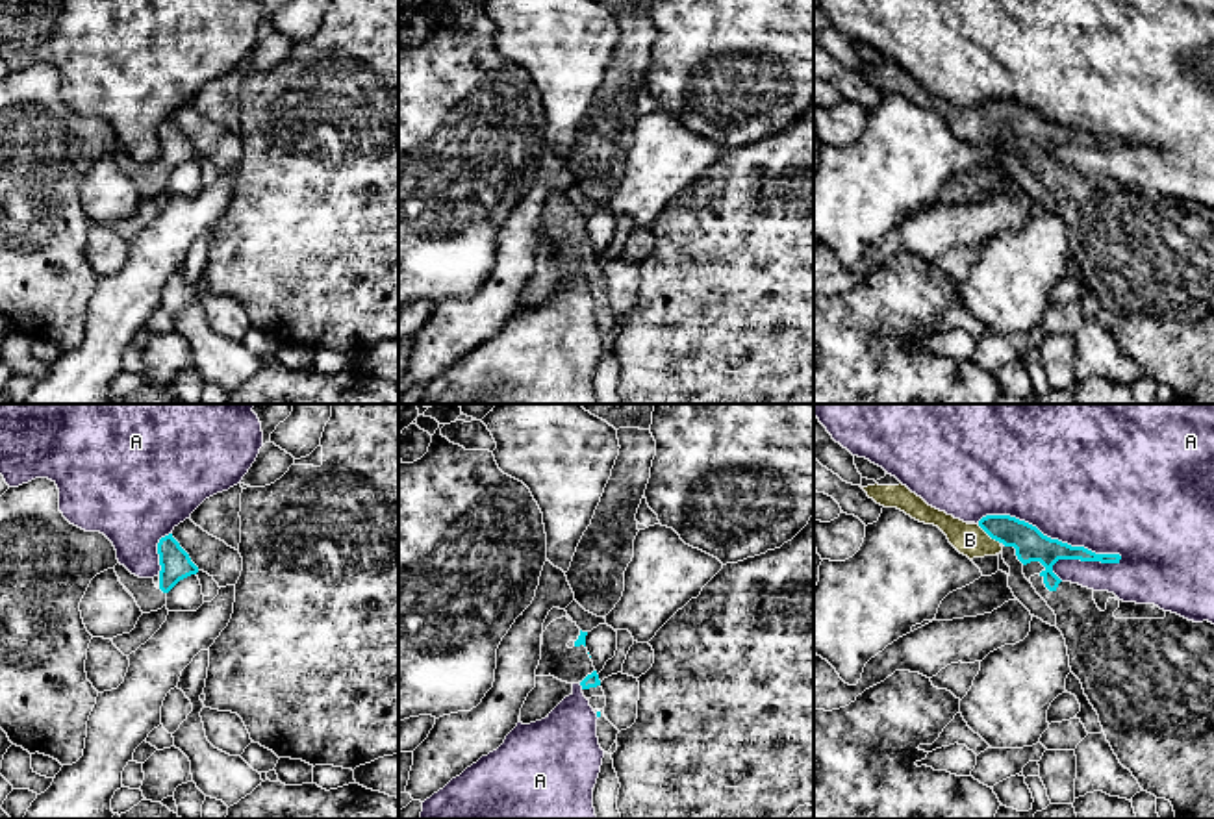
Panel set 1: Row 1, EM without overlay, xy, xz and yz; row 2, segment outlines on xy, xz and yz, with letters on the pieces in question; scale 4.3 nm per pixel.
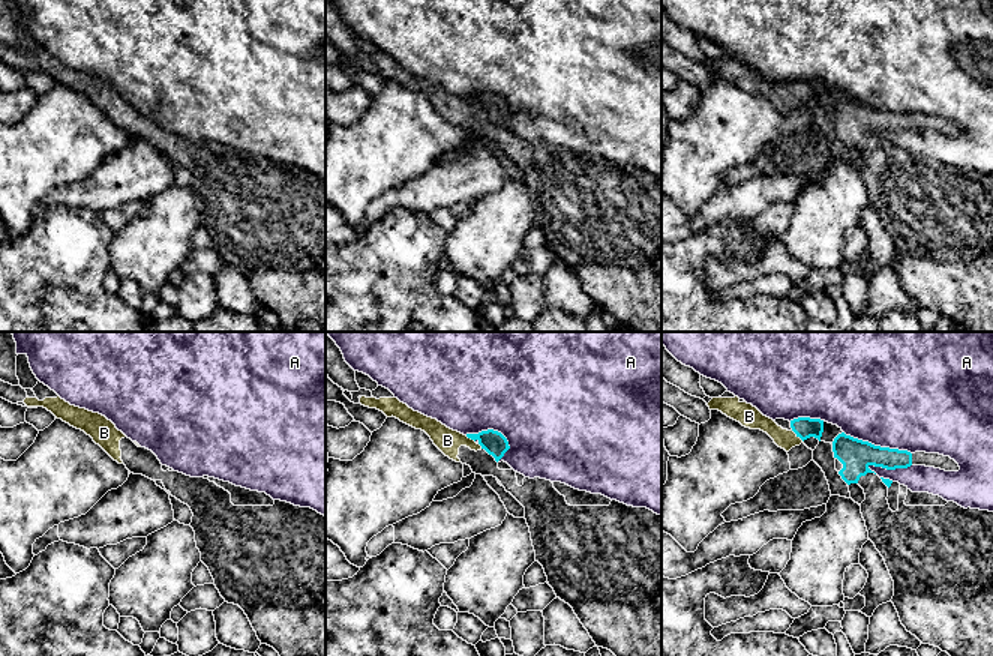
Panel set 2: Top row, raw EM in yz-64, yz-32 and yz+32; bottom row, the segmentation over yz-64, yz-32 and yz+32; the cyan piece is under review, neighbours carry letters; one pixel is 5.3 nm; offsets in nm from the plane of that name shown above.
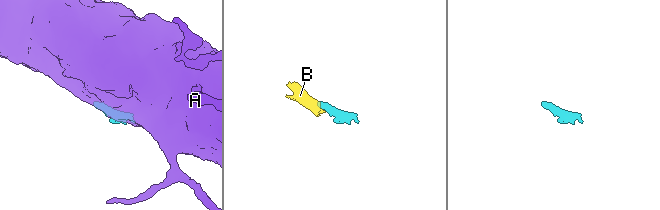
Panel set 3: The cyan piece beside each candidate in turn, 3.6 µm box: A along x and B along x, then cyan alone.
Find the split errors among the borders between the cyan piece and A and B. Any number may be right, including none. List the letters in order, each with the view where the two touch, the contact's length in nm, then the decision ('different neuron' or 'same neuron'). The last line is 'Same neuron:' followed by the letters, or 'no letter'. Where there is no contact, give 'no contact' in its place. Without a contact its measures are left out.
A: contact in yz; length 650 nm; different neuron
B: contact in yz; length 130 nm; same neuron
Same neuron: B

